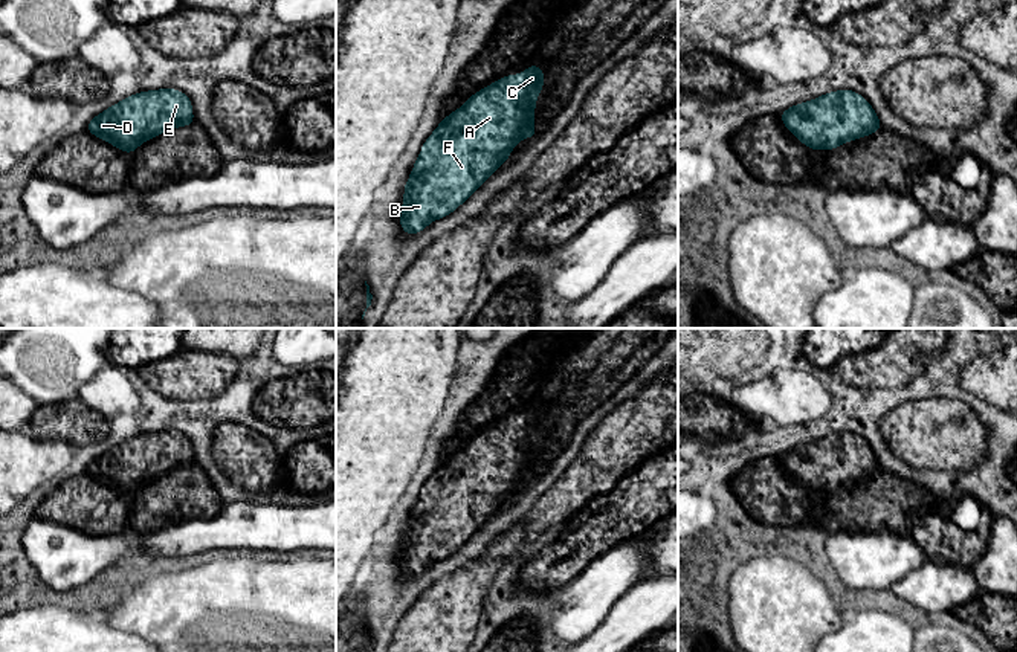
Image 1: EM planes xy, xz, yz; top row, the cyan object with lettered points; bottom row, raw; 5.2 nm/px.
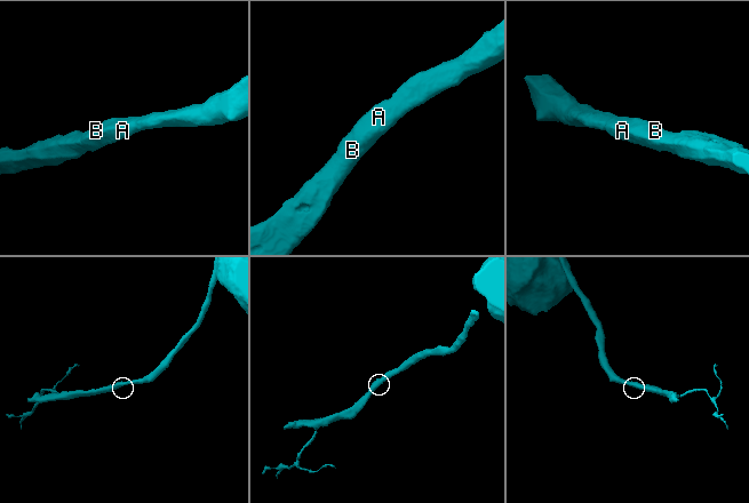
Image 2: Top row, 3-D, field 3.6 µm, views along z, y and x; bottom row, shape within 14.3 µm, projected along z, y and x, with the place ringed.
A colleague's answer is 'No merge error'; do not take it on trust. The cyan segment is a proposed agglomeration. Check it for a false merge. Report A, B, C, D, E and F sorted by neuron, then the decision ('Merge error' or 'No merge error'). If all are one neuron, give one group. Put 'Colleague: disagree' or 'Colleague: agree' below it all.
Groups: A B C D E F. No merge error
Colleague: agree

